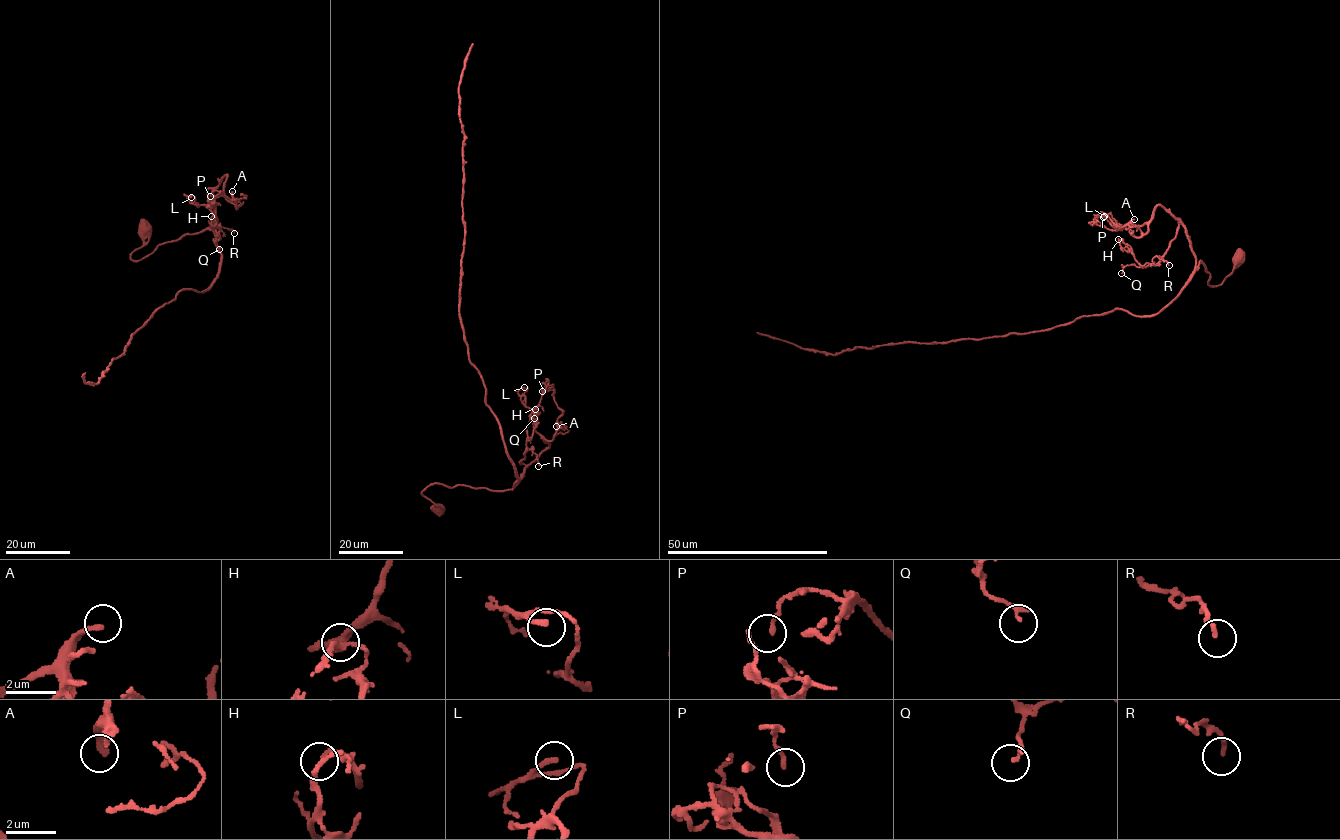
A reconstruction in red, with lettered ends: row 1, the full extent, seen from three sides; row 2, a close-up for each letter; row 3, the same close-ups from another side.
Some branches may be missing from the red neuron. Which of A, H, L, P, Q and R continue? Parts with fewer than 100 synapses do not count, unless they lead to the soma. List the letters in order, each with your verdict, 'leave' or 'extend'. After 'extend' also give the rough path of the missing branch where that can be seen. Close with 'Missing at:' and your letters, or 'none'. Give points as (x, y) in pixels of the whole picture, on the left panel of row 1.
A: leave
H: leave
L: leave
P: leave
Q: leave
R: leave
Missing at: none

